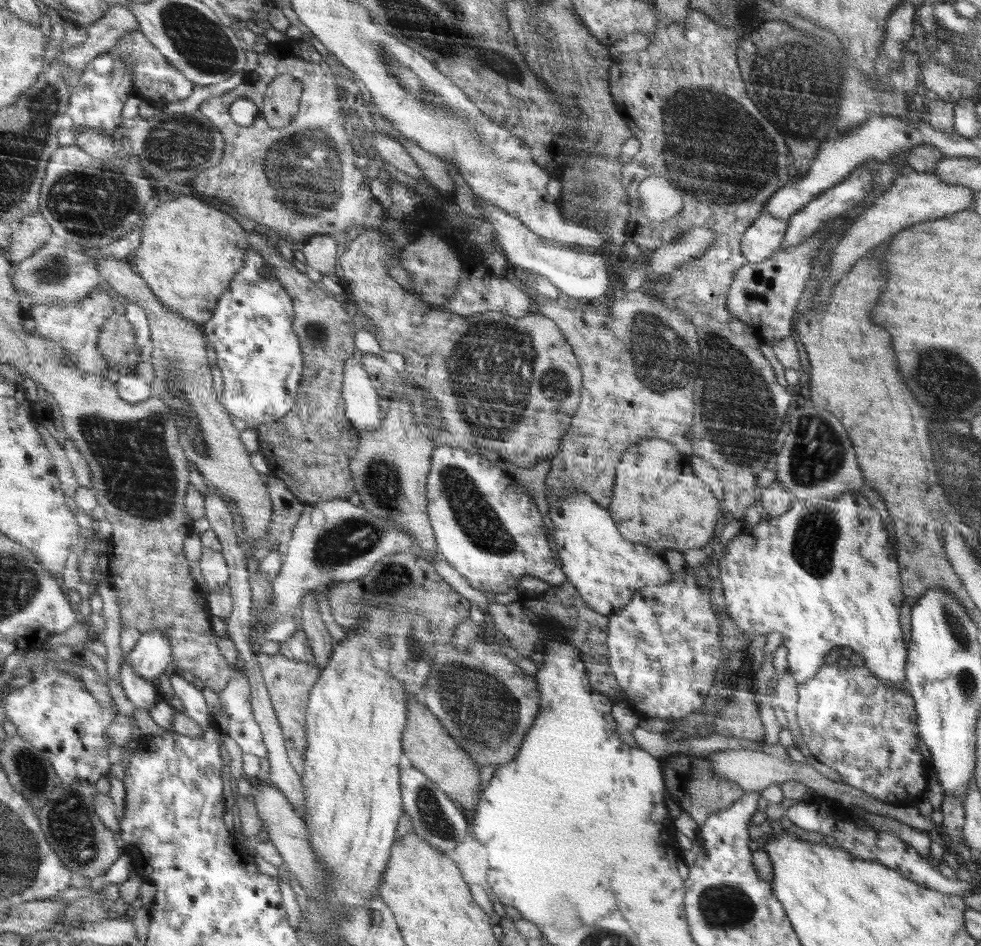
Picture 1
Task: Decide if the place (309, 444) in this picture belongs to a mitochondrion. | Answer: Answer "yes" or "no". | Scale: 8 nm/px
no

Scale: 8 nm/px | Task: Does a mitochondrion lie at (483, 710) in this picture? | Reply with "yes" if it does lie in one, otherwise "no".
yes

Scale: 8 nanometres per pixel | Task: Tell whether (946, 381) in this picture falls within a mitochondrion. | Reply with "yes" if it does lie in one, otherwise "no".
yes

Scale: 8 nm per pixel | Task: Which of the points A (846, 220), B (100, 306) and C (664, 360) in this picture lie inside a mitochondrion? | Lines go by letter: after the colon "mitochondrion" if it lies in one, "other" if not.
A: other
B: other
C: mitochondrion

